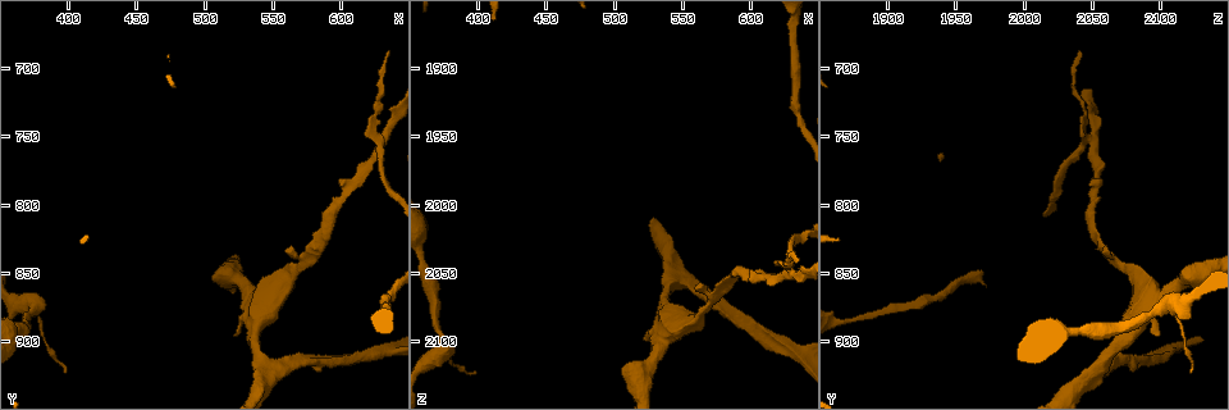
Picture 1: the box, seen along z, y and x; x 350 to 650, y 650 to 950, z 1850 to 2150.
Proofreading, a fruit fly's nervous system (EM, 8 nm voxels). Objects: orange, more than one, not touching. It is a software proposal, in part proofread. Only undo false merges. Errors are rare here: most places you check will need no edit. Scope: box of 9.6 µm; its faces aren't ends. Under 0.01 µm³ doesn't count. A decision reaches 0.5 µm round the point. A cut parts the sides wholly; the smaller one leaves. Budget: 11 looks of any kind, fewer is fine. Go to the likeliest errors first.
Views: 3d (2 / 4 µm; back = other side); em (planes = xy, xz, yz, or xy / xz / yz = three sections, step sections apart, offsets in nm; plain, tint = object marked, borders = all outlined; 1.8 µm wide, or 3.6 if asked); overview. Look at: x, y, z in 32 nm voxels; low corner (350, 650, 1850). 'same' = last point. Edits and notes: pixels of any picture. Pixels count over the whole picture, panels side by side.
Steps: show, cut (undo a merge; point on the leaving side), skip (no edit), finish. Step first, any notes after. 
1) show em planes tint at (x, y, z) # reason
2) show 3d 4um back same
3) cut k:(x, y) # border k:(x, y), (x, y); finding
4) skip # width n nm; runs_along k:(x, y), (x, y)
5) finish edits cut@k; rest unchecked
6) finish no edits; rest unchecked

show em xz step 16 tint at (630, 906, 2104)

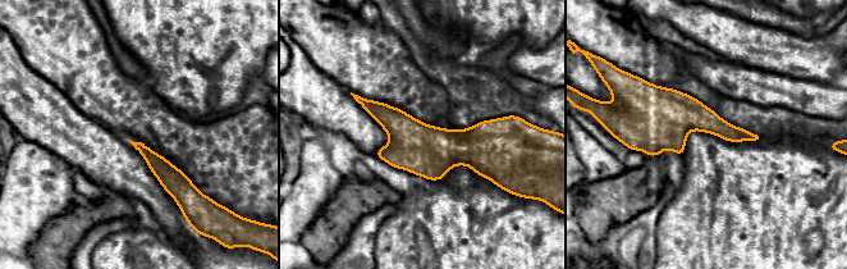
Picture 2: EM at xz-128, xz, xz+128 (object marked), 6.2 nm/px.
skip # width 70 nm; runs_along 2:(362, 101), (415, 141), (499, 127); one neuron here

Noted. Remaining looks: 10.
show em xy step 4 tint at (632, 882, 1878) # calibre changes

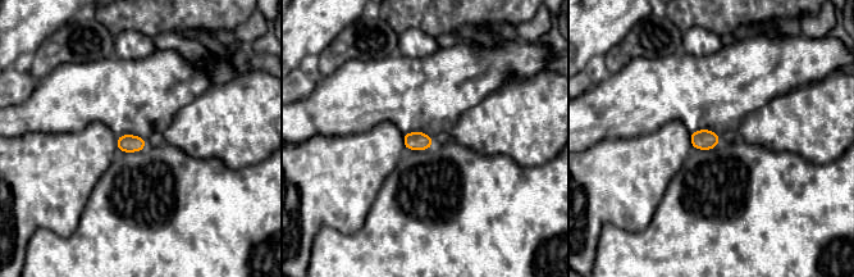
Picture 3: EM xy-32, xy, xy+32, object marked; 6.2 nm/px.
show em planes tint same

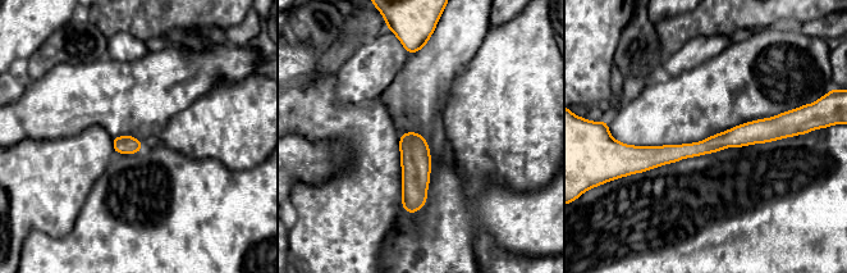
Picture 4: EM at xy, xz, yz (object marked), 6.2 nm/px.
skip # one neuron here

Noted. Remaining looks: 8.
show em planes tint at (538, 890, 2080) # sudden change in width

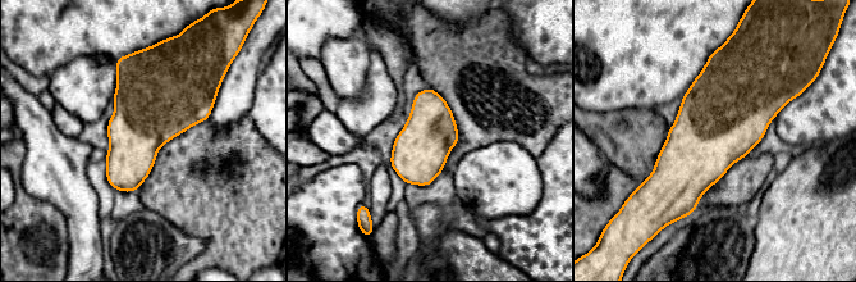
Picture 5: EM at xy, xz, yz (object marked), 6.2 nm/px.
skip # one neuron here

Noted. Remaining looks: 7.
show em 3.6um planes tint at (372, 874, 2106) # sharp bend

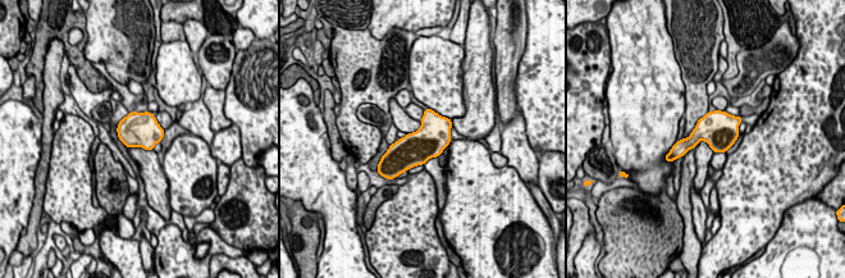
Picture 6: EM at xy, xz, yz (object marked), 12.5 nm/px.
skip # width 440 nm; continuous, no second neuron

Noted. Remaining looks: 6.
finish no edits; rest unchecked

